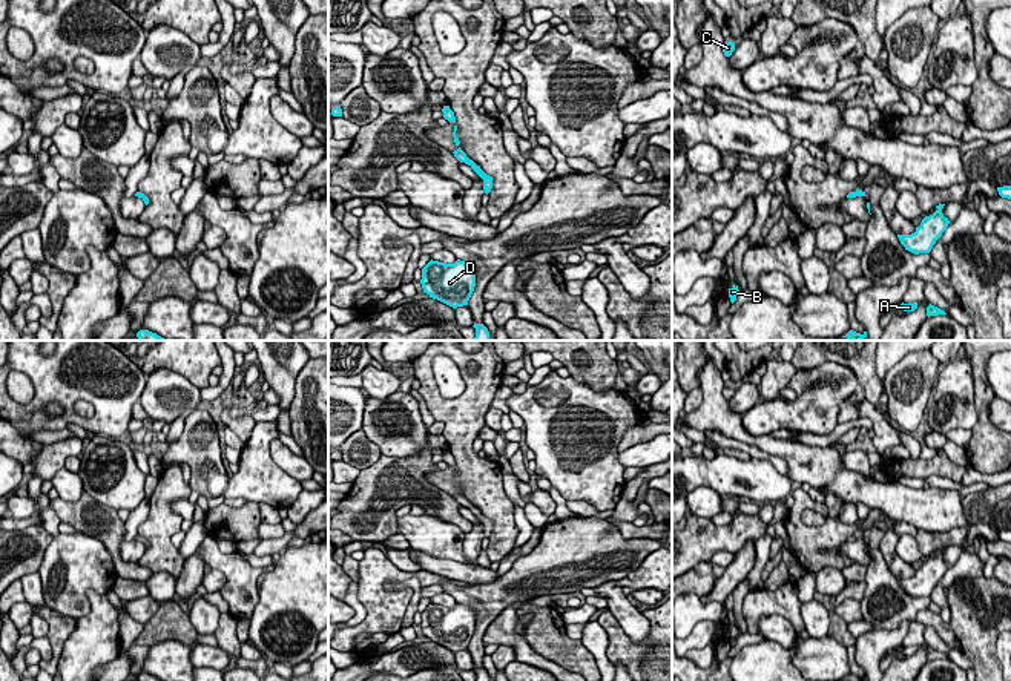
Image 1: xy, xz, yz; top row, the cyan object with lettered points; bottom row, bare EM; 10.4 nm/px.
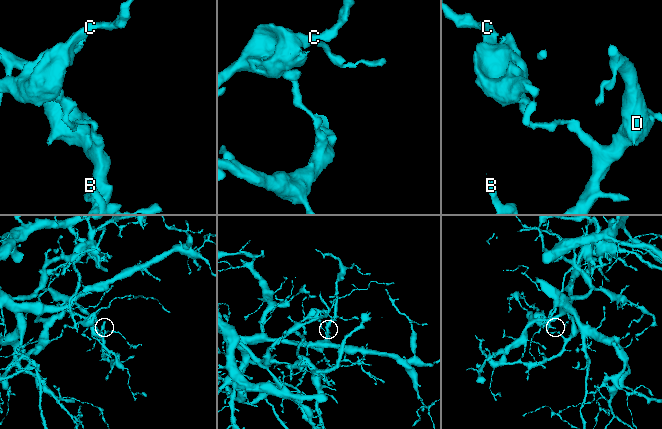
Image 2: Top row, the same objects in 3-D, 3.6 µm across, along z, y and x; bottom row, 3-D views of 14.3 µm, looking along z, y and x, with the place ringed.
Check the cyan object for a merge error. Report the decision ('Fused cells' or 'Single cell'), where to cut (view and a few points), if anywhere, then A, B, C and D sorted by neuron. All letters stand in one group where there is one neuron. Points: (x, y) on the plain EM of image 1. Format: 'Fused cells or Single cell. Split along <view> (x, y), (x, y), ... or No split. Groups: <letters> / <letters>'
Fused cells. Split along xz (485, 517), (480, 520). Groups: A B D / C

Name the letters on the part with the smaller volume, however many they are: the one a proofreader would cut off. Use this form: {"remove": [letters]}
{"remove": ["C"]}

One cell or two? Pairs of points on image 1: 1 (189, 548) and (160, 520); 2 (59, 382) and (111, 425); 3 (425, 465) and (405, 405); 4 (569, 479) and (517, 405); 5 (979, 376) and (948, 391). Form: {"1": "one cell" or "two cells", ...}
{"1": "two cells", "2": "one cell", "3": "two cells", "4": "one cell", "5": "two cells"}

